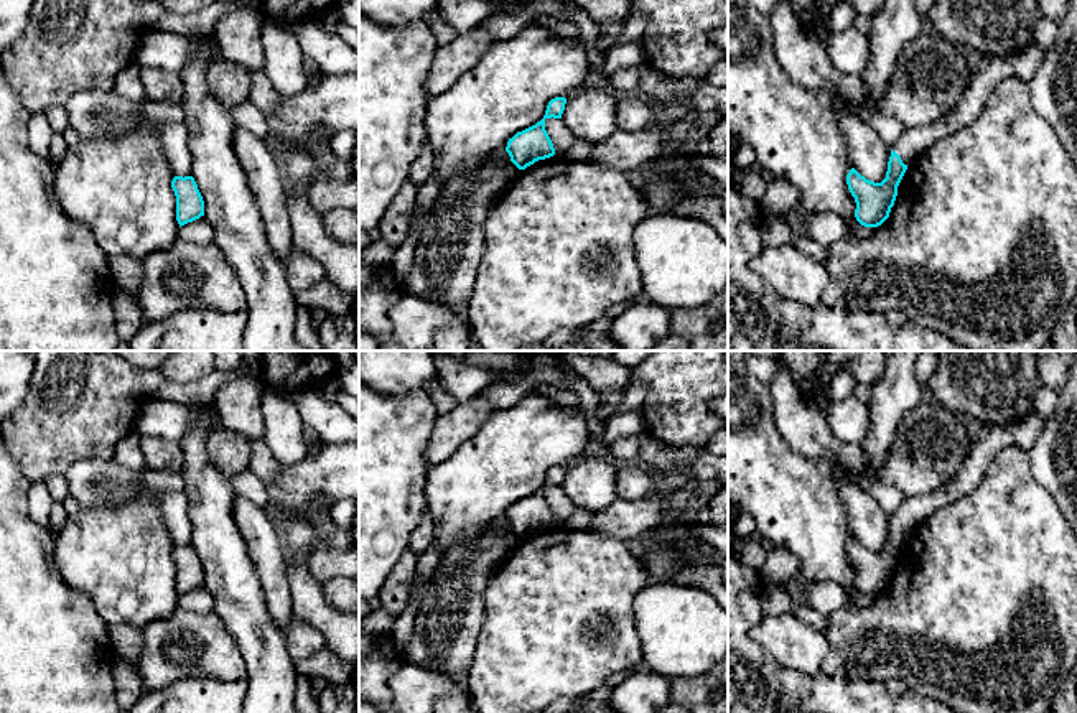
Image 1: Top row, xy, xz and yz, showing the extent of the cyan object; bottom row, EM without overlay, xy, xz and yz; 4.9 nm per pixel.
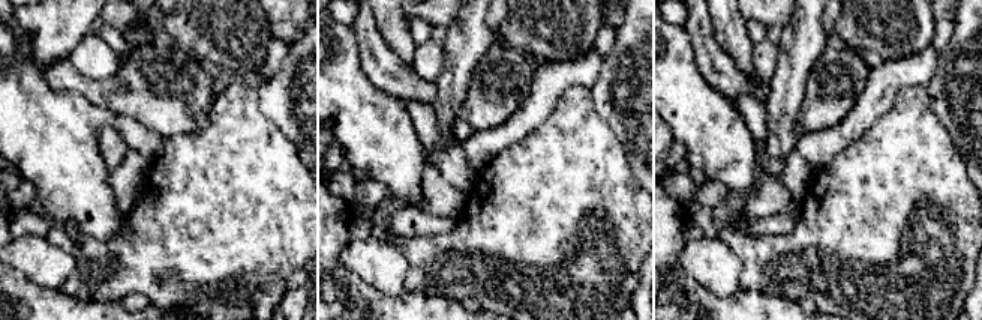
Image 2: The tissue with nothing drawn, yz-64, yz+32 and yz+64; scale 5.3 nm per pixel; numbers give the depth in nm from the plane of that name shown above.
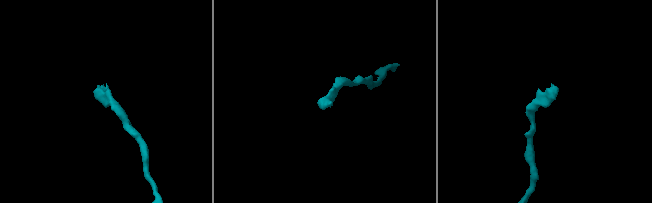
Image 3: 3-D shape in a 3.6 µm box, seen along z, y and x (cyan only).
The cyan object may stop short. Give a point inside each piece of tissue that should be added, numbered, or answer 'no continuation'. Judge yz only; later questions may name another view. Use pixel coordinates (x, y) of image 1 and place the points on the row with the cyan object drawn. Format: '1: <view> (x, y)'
1: yz (983, 76)

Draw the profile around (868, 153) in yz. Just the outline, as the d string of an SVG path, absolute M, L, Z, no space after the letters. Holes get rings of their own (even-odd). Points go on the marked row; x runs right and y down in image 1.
M843 100L837 109L851 166L866 179L881 183L888 171L889 147L851 110L851 104Z

